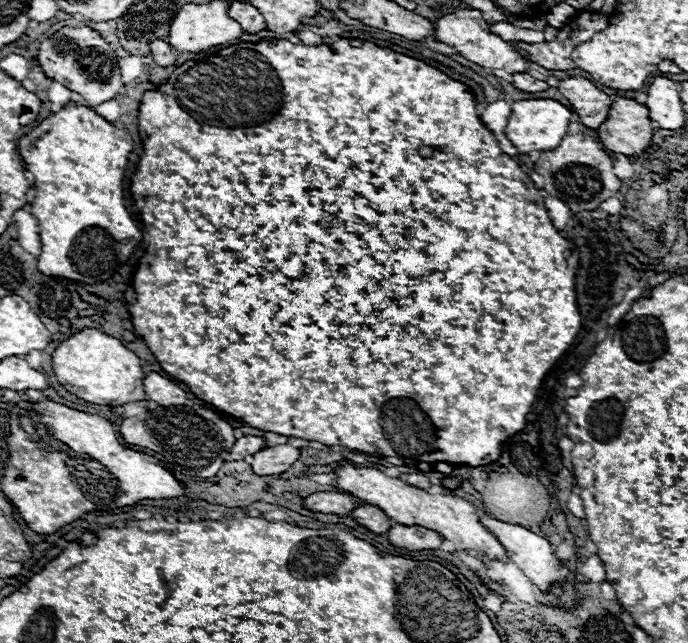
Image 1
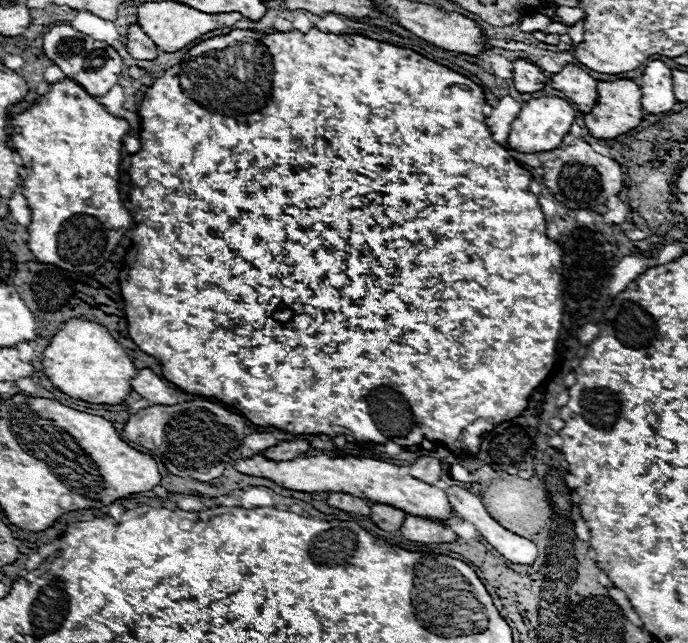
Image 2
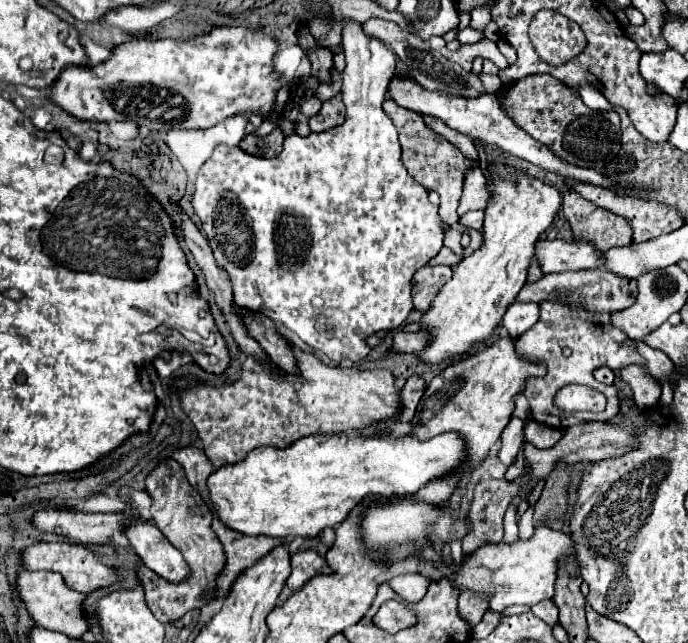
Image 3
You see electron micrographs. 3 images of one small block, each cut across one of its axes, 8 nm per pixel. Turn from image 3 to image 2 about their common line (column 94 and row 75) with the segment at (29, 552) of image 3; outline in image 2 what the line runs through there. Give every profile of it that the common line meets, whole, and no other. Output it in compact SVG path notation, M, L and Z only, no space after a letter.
M572 64L564 66L562 72L550 78L550 84L552 88L564 92L578 106L582 114L588 114L588 110L596 106L596 98L598 98L596 84L598 82L578 66L572 66Z

